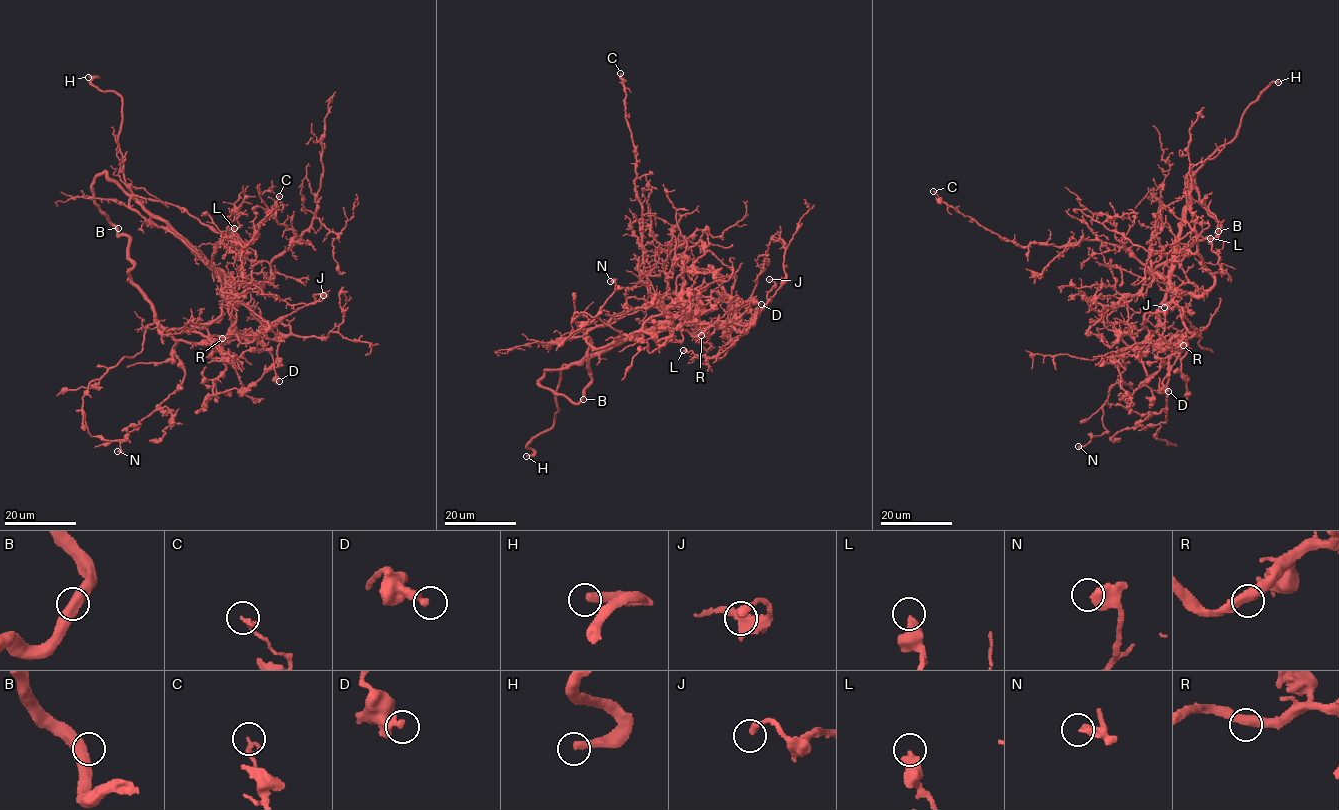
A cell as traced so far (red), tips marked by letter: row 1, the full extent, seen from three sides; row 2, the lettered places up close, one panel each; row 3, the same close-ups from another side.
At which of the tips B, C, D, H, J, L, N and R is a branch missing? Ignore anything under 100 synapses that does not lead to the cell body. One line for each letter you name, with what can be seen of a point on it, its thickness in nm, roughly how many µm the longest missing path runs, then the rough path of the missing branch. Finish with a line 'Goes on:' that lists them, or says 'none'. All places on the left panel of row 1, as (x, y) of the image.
H: (88, 77) | 380 nm | 10 µm
Goes on: H

